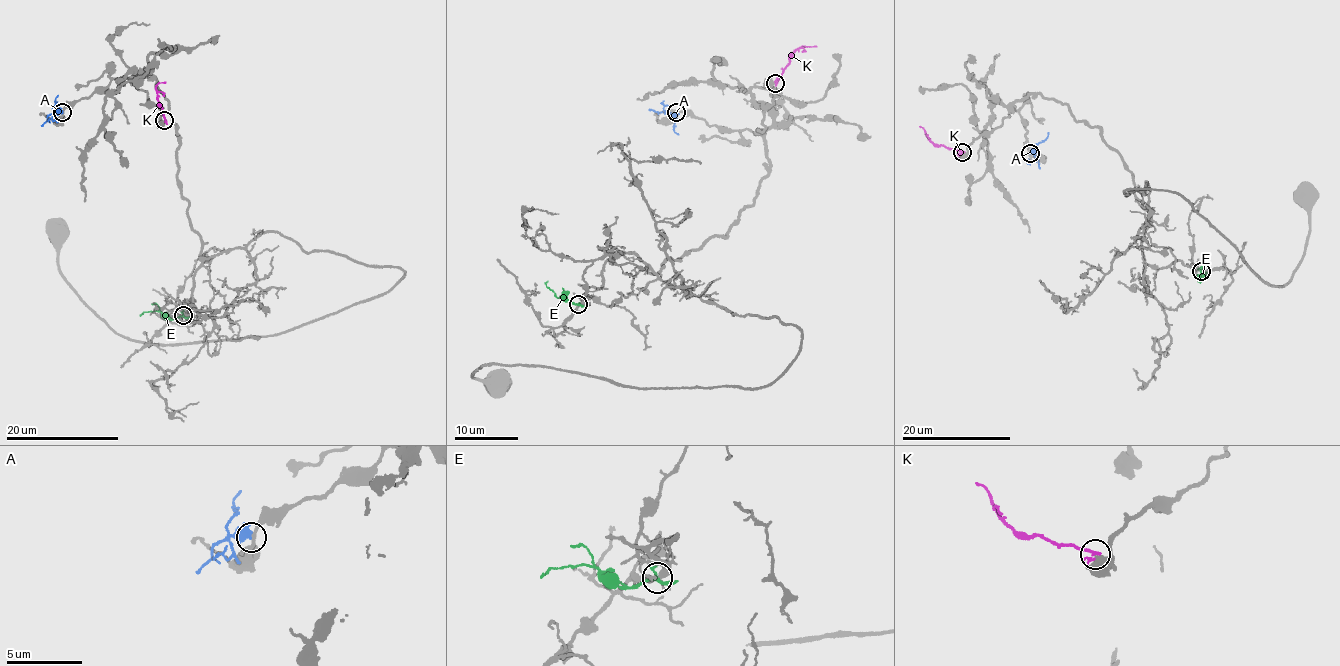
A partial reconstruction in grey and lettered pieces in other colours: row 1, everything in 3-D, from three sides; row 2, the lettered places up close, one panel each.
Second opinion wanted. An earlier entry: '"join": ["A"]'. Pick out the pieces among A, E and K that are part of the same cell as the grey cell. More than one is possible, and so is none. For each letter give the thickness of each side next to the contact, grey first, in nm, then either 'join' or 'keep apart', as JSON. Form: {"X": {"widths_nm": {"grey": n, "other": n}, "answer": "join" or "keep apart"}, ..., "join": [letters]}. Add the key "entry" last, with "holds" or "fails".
{"A": {"widths_nm": {"grey": 200, "other": 440}, "answer": "keep apart"}, "E": {"widths_nm": {"grey": 280, "other": 200}, "answer": "keep apart"}, "K": {"widths_nm": {"grey": 550, "other": 260}, "answer": "keep apart"}, "join": [], "entry": "fails"}

